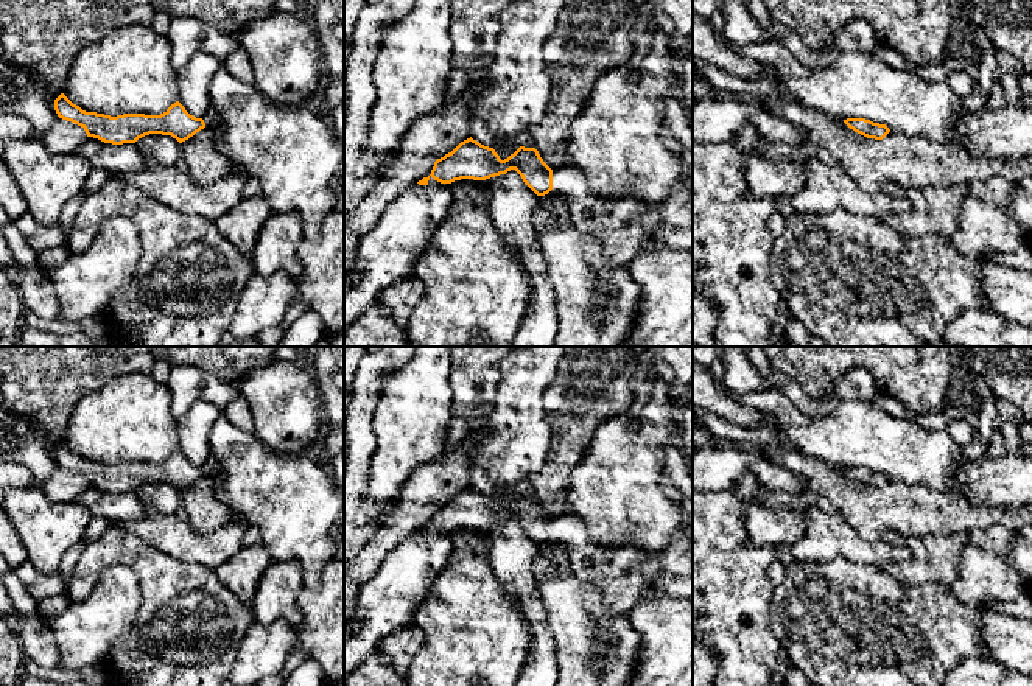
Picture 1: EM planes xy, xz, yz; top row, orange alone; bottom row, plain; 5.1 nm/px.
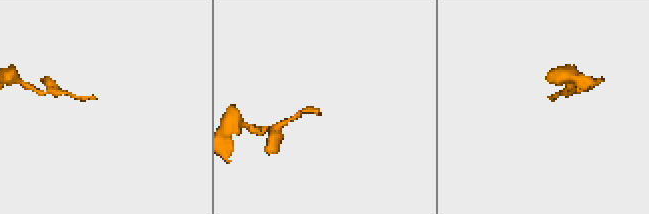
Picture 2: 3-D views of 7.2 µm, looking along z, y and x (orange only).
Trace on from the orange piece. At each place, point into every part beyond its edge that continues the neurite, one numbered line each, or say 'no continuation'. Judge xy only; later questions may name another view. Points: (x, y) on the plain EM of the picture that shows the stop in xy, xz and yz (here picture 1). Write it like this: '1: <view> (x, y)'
1: xy (212, 467)

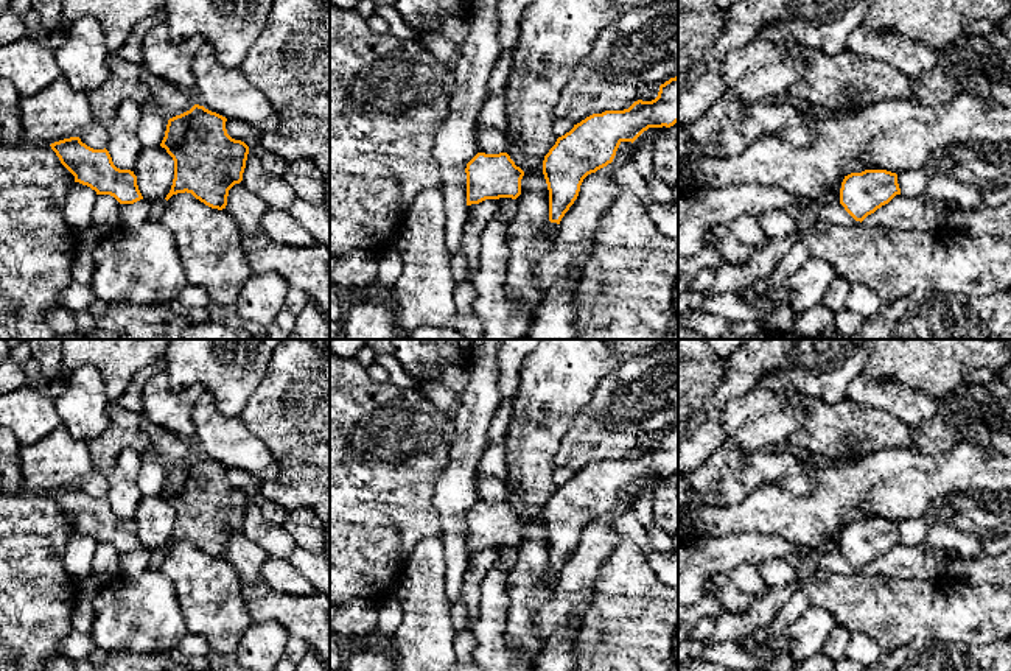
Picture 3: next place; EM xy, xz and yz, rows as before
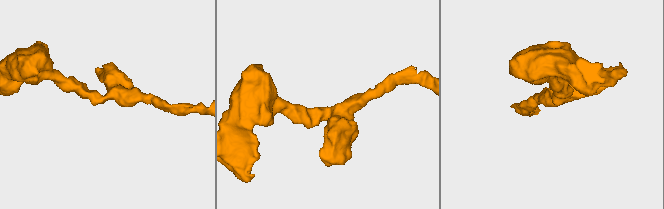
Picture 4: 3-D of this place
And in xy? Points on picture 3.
no continuation

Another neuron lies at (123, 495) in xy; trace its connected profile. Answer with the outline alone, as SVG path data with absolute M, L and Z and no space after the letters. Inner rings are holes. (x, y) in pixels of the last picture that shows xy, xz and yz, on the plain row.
M124 448L106 475L109 481L109 500L112 511L120 518L134 520L140 498L143 497L137 486L137 476L143 464L143 456L131 448Z

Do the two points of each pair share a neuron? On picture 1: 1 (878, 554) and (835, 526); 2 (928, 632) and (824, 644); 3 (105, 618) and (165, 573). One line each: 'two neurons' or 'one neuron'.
1: one neuron
2: one neuron
3: two neurons

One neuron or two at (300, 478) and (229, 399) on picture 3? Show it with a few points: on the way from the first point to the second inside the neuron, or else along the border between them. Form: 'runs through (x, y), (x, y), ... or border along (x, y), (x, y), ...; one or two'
border along (262, 380), (240, 416); two

